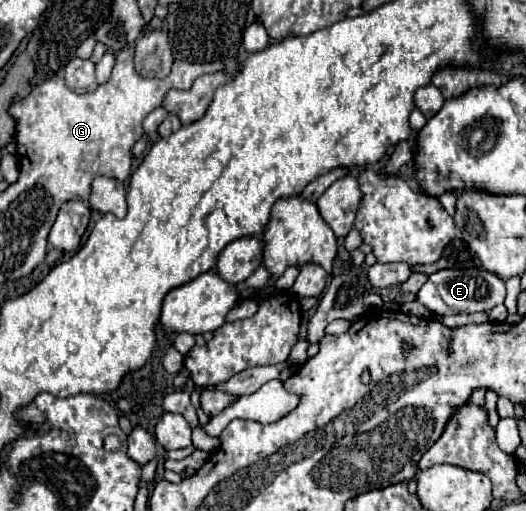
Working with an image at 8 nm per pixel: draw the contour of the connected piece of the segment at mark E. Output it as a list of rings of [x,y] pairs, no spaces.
[[[456,268],[456,270],[438,270],[430,274],[428,282],[420,288],[416,296],[418,302],[422,302],[434,314],[456,314],[456,312],[474,314],[474,312],[488,312],[496,304],[502,304],[506,296],[506,288],[504,288],[504,280],[492,272],[476,270],[476,268],[470,270]]]

